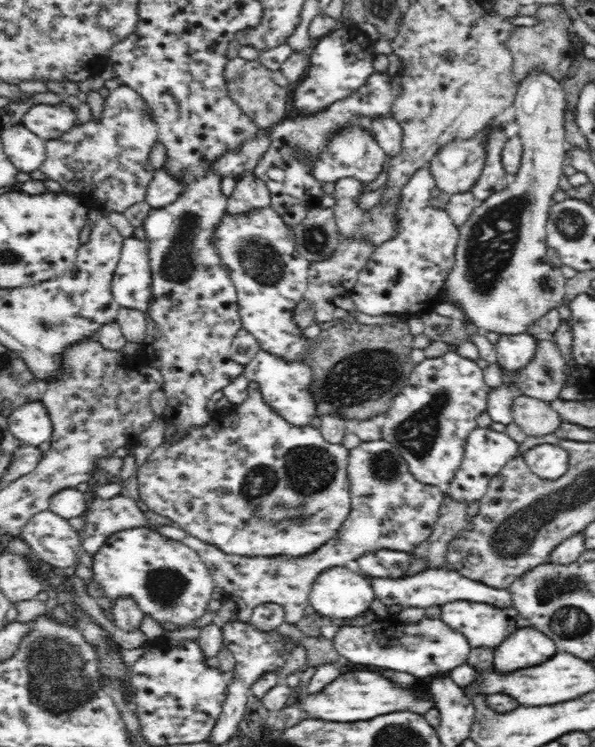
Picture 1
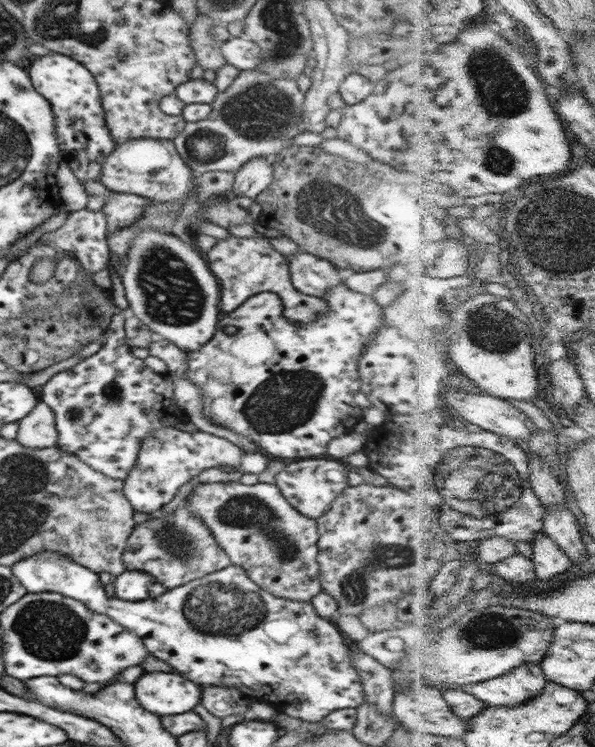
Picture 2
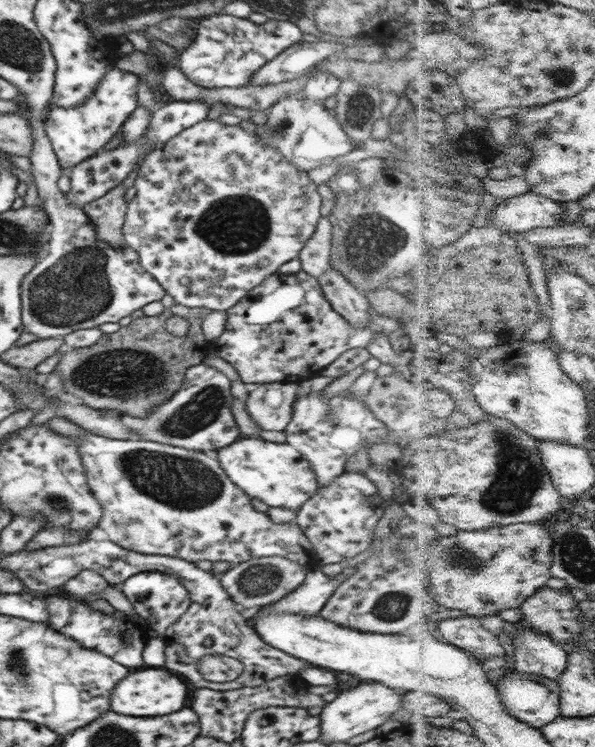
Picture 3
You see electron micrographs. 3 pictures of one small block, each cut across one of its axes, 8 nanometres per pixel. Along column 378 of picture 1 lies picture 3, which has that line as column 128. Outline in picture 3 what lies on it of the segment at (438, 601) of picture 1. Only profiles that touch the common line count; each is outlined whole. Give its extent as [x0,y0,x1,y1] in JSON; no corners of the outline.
[121,570,191,636]

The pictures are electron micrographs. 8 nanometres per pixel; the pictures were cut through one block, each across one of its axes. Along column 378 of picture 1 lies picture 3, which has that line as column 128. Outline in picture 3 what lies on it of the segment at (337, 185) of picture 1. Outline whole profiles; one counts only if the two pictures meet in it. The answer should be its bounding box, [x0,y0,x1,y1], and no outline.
[122,120,322,311]

